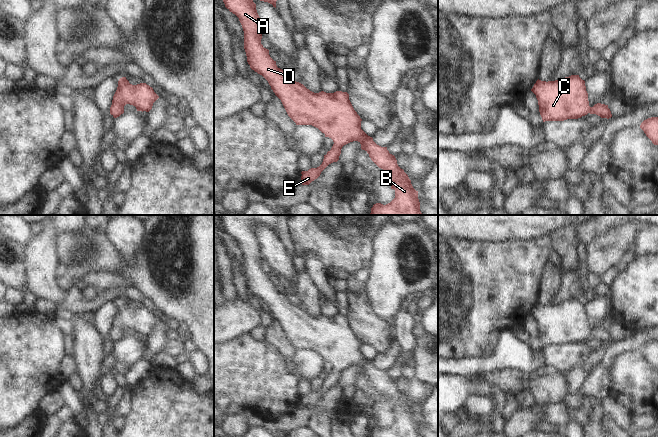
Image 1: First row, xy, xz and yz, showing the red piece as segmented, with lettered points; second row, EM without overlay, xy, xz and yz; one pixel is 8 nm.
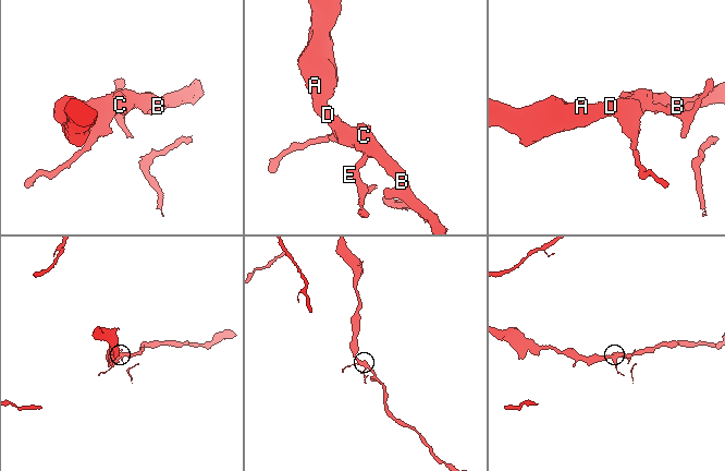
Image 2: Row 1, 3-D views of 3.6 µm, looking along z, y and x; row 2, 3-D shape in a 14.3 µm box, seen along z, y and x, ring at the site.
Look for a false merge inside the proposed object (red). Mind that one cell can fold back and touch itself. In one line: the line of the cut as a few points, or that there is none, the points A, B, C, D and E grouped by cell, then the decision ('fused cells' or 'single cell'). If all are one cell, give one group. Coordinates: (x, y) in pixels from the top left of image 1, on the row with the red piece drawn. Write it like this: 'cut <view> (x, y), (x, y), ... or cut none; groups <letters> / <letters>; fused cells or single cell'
cut none; groups A B C D E; single cell

